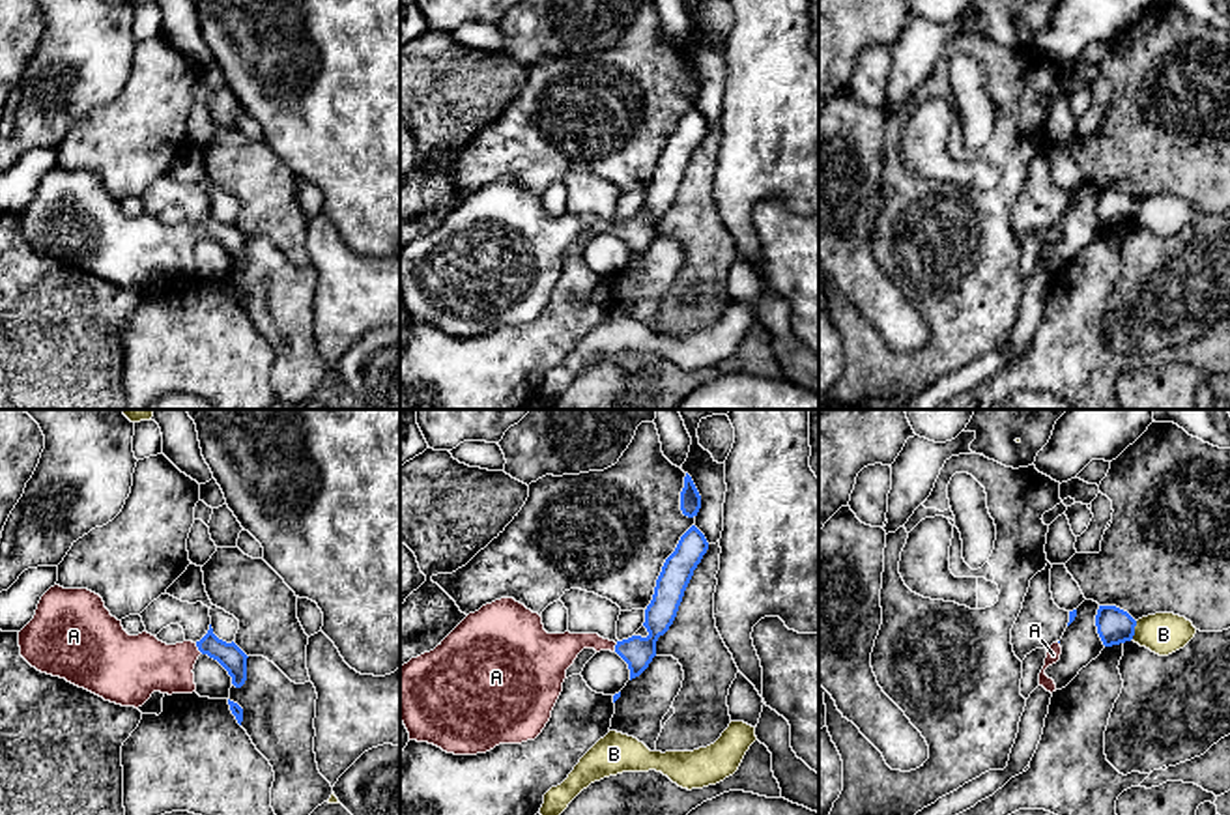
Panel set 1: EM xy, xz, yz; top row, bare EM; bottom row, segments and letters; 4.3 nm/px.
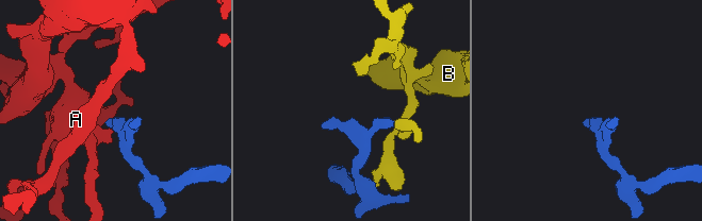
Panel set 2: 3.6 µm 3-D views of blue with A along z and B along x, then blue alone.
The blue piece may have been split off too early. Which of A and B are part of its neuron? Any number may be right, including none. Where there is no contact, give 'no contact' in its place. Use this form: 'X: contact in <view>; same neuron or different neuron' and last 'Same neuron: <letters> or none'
A: contact in xy; same neuron
B: contact in yz; different neuron
Same neuron: A

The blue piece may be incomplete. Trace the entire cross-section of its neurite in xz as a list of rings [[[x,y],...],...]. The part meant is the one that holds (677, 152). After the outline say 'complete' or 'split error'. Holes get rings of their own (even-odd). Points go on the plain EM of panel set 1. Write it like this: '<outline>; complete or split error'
[[[692,107],[679,122],[675,133],[665,140],[656,161],[654,176],[645,191],[649,217],[632,217],[622,222],[609,222],[598,215],[548,215],[542,198],[533,194],[514,179],[501,179],[469,194],[434,232],[411,239],[400,254],[400,299],[409,314],[409,322],[428,323],[454,336],[477,336],[499,325],[522,325],[535,322],[551,299],[551,292],[563,273],[566,250],[583,230],[615,232],[630,250],[630,262],[639,258],[656,237],[656,222],[673,206],[684,172],[708,131],[705,116]]]; split error

